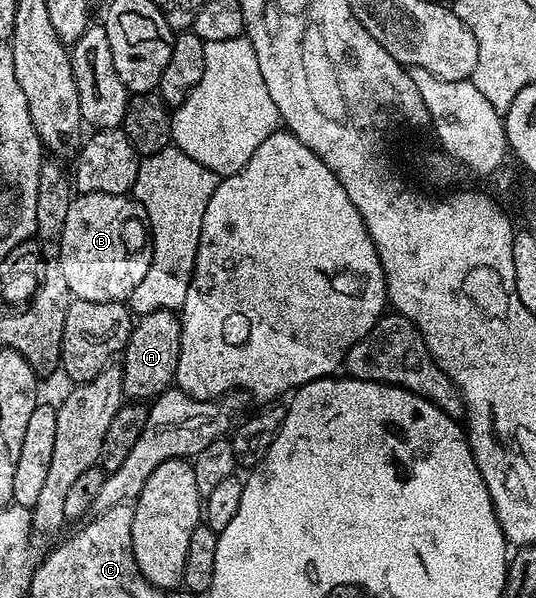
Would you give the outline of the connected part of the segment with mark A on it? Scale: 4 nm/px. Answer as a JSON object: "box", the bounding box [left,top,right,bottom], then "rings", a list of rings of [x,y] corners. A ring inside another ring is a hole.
{"box":[119,310,181,402],"rings":[[[155,310],[134,323],[119,360],[121,390],[130,401],[149,402],[170,391],[177,378],[181,339],[181,317],[176,311]]]}

